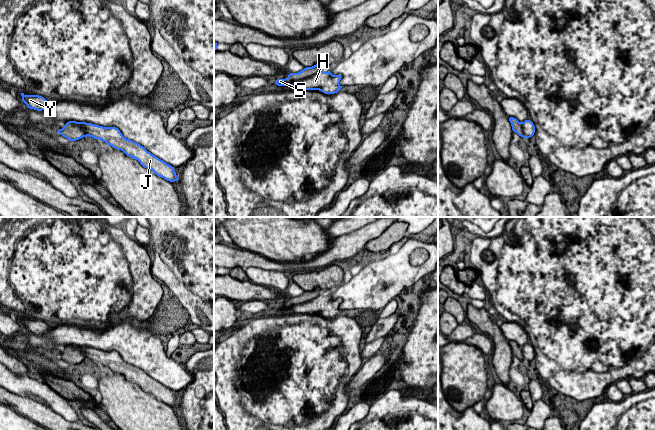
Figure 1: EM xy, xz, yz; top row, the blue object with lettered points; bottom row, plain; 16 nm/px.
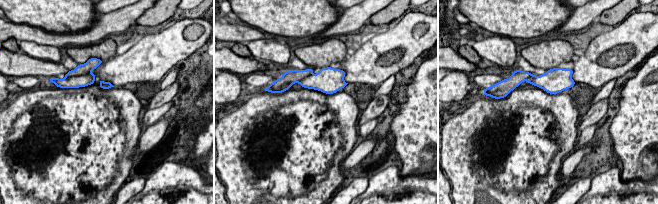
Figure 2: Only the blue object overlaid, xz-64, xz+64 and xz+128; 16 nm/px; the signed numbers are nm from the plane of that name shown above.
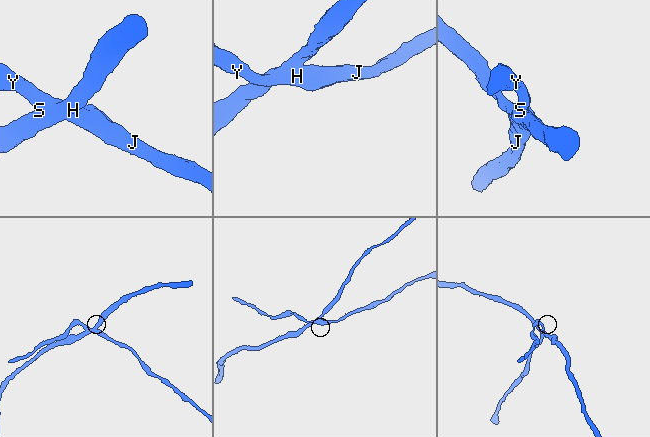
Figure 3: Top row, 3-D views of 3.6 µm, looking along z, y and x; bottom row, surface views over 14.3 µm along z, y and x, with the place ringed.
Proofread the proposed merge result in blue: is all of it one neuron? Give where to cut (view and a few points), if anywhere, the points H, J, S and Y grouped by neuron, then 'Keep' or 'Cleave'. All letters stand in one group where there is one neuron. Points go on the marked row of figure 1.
Split along xz (320, 69), (309, 76), (285, 84). Groups: H J Y / S. Cleave

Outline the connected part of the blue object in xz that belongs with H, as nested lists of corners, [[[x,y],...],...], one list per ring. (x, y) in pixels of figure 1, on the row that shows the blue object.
[[[320,70],[318,73],[310,77],[297,80],[286,85],[290,85],[301,90],[319,90],[325,94],[335,94],[343,87],[339,85],[341,78],[341,74],[333,76],[331,70],[328,72]]]

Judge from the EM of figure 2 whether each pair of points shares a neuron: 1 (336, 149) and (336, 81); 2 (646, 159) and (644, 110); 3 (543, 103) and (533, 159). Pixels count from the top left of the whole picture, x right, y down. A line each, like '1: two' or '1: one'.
1: two
2: two
3: one

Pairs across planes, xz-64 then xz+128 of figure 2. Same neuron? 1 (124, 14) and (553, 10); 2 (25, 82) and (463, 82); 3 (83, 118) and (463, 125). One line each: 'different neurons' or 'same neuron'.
1: different neurons
2: different neurons
3: same neuron

